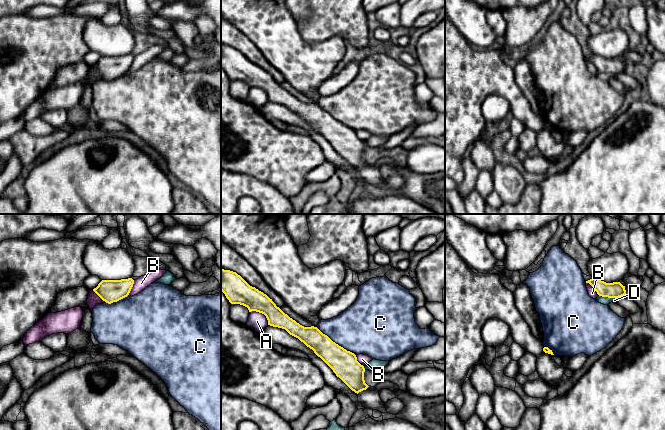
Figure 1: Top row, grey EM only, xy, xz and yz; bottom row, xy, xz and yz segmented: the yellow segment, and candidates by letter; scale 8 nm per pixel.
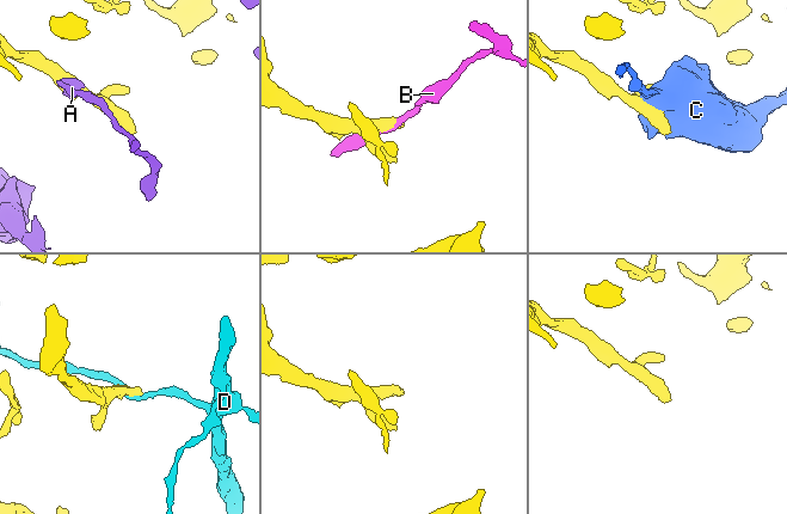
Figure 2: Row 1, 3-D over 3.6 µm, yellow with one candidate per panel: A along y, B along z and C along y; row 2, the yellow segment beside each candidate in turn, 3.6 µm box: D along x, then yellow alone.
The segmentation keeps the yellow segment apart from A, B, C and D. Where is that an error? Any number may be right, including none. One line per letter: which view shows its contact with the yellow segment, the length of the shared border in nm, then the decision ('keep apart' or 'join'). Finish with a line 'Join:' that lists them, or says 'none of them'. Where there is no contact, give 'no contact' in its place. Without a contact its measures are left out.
A: contact in xz; length 190 nm; keep apart
B: contact in xy; length 140 nm; keep apart
C: contact in xz; length 400 nm; keep apart
D: contact in yz; length 160 nm; keep apart
Join: none of them

